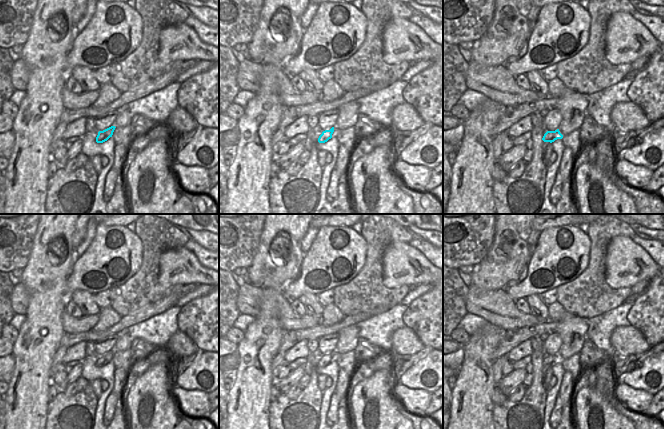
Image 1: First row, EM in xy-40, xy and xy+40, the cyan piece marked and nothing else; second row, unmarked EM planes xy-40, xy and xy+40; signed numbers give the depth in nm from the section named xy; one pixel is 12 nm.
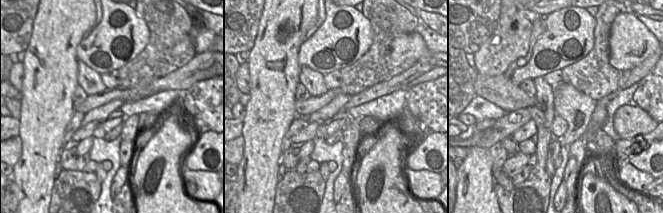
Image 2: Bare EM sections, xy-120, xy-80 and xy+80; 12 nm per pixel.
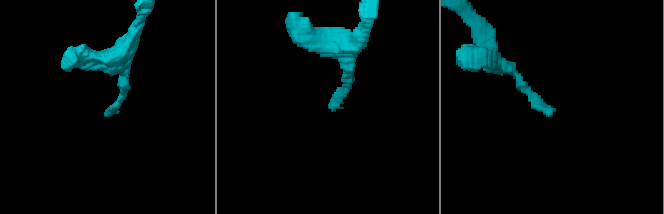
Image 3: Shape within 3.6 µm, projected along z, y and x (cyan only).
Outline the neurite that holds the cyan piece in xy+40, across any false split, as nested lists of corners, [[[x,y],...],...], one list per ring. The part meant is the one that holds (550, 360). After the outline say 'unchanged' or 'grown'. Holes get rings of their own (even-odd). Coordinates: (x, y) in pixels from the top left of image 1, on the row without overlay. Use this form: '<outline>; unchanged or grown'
[[[559,353],[555,355],[547,355],[542,362],[542,373],[544,374],[549,368],[554,366],[555,364],[562,362],[563,359],[560,357]]]; grown

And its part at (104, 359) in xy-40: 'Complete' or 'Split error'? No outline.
Complete

